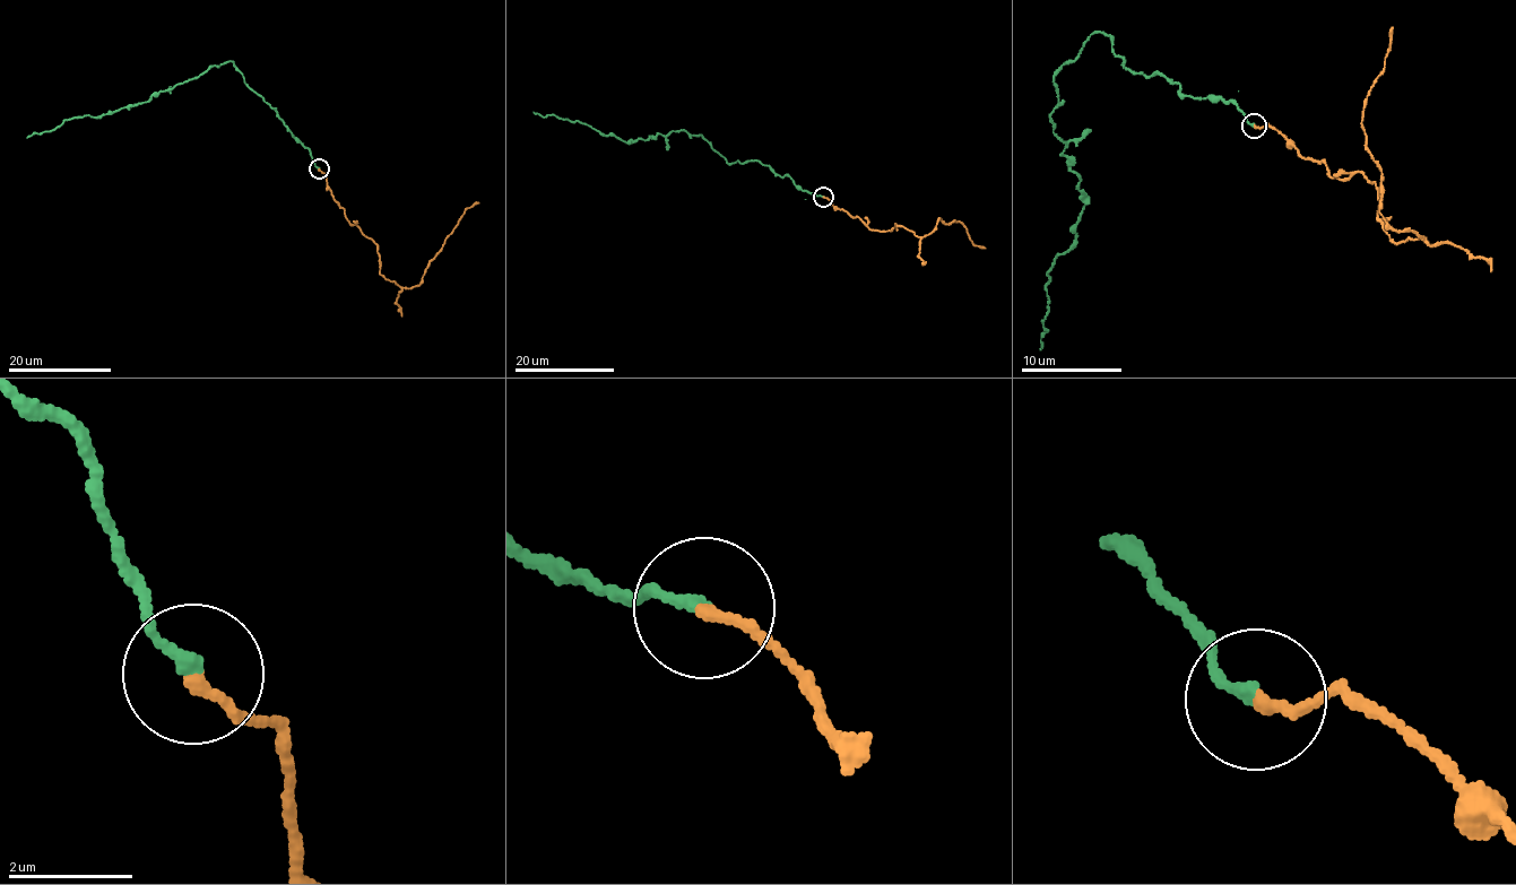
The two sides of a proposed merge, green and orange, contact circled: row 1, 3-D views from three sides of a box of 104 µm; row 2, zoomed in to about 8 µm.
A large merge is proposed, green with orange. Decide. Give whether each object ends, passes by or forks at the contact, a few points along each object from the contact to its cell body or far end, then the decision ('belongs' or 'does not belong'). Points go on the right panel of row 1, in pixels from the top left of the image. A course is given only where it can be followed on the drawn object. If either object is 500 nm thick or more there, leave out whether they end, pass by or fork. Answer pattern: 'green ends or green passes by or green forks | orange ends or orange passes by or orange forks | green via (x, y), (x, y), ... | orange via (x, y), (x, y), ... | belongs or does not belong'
green ends | orange ends | green via (1254, 124), (1091, 35), (1054, 79), (1085, 202), (1047, 271), (1040, 350) | orange via (1254, 124), (1335, 178), (1363, 174), (1391, 241), (1422, 240), (1378, 210), (1367, 150), (1365, 101), (1392, 27) | belongs

